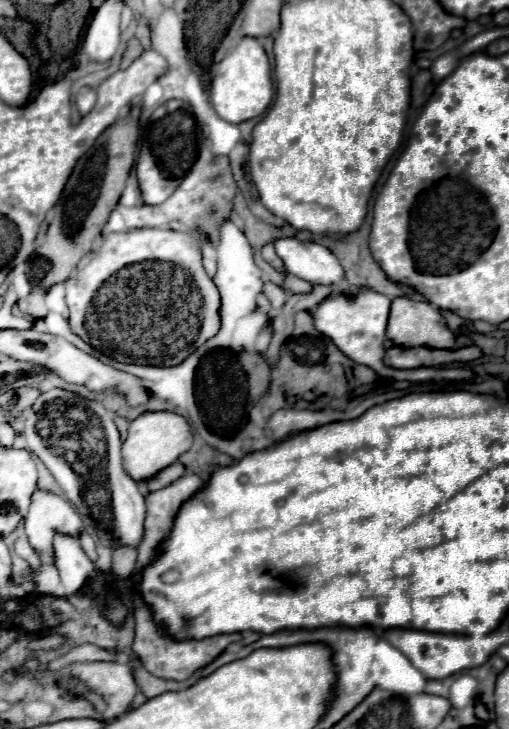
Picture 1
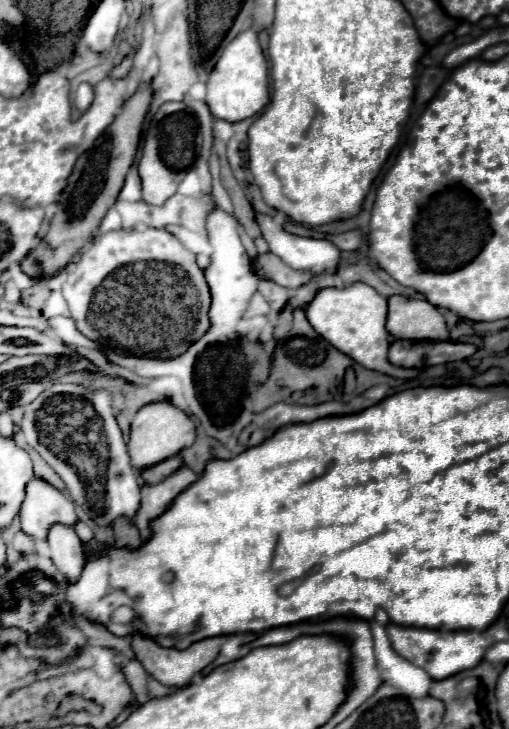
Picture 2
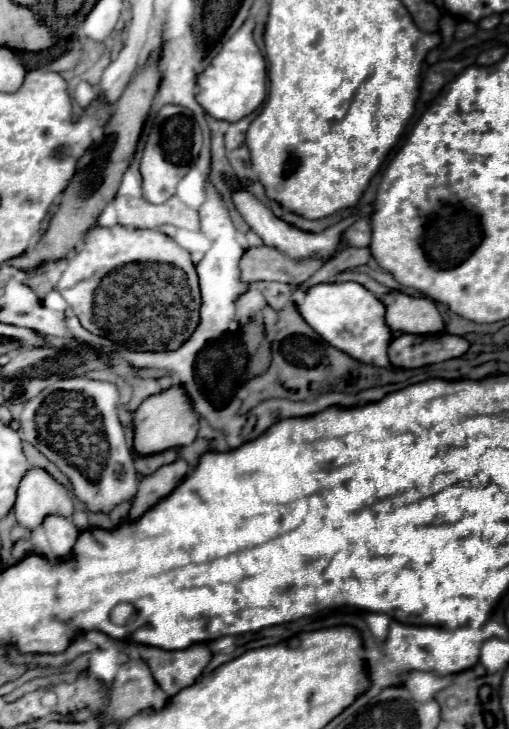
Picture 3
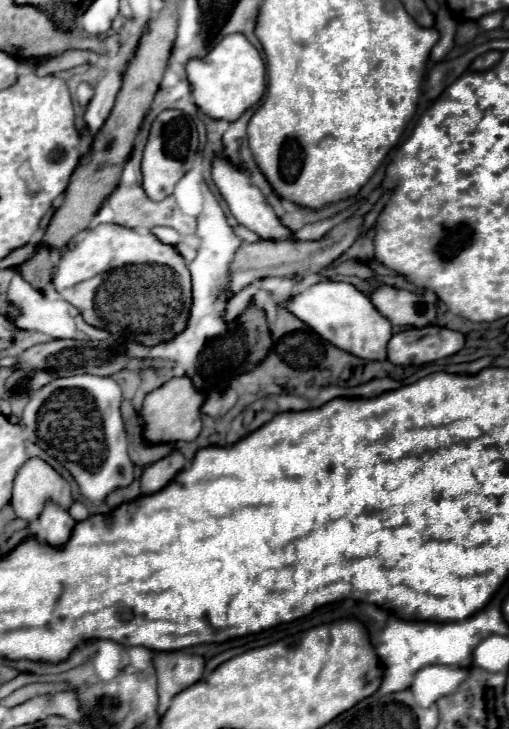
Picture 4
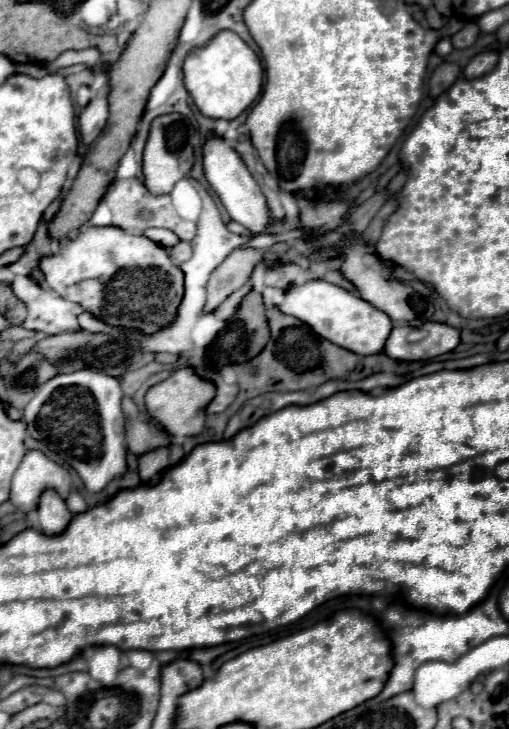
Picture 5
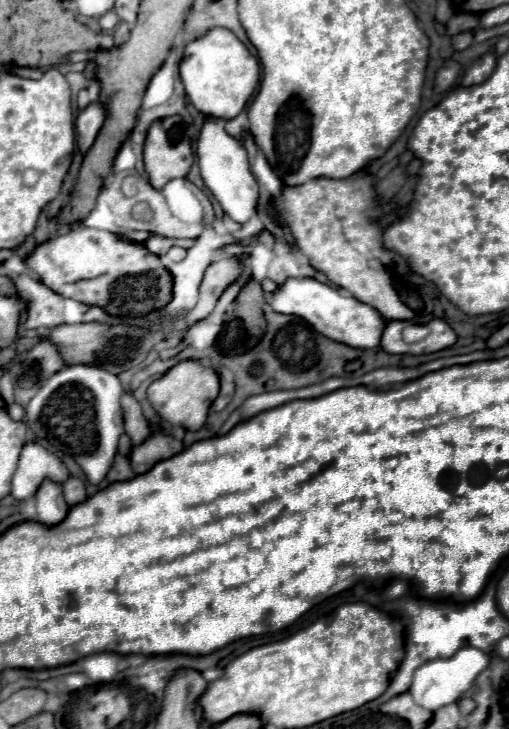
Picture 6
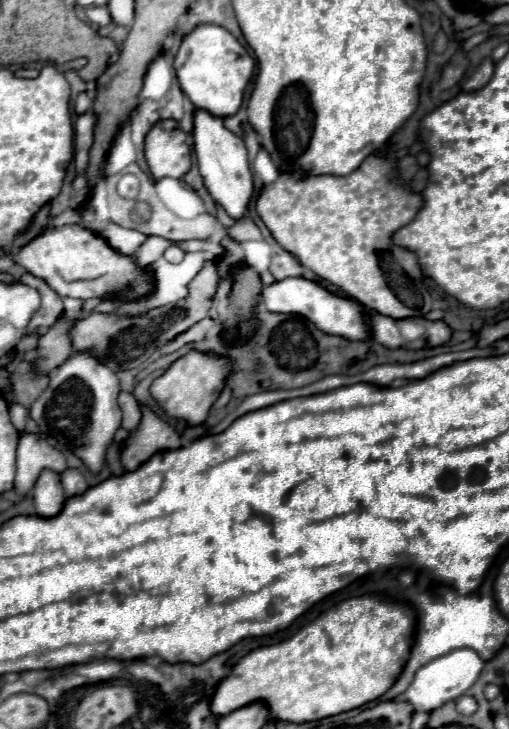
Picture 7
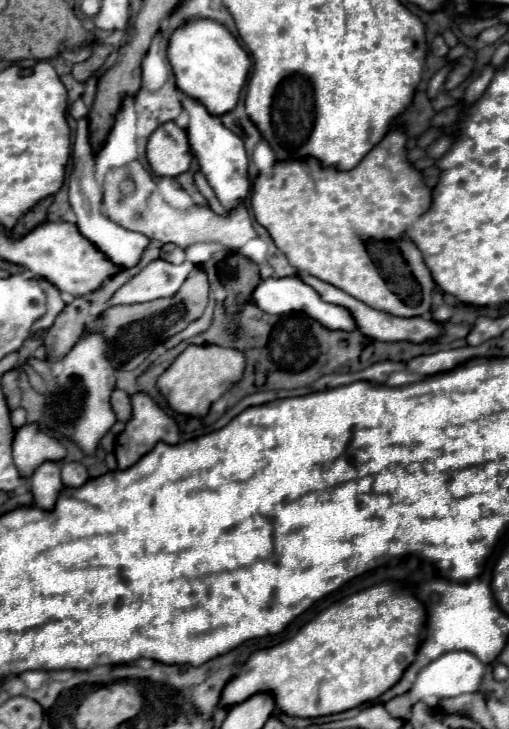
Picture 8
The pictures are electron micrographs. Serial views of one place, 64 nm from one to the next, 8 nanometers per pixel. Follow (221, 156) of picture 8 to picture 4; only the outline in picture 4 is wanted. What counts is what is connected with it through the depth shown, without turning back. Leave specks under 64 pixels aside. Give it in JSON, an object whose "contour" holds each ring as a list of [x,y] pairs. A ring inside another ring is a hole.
{"contour":[[[216,158],[214,160],[214,166],[212,166],[212,178],[214,178],[216,186],[220,188],[220,194],[228,202],[228,208],[230,208],[232,216],[242,226],[246,226],[248,230],[256,232],[262,240],[276,240],[276,242],[280,242],[280,240],[296,240],[294,238],[294,232],[290,228],[286,228],[286,226],[280,224],[278,216],[274,214],[272,206],[266,202],[266,198],[262,196],[262,192],[254,184],[250,184],[250,180],[246,178],[246,174],[240,172],[230,160]]]}

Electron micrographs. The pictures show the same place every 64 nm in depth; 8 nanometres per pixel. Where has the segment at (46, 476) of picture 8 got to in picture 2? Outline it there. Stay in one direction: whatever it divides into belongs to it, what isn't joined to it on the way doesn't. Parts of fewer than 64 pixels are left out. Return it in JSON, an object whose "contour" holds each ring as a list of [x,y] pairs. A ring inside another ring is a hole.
{"contour":[[[54,524],[48,534],[48,544],[52,550],[52,562],[56,564],[60,576],[68,584],[72,584],[72,580],[78,580],[84,564],[88,562],[88,556],[74,528]]]}

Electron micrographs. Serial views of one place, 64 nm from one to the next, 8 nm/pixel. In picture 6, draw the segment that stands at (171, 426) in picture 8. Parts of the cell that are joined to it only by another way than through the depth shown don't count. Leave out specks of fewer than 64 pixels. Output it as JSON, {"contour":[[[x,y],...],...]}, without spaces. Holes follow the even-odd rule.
{"contour":[[[154,428],[154,434],[140,446],[136,446],[132,450],[132,468],[136,474],[144,474],[148,472],[148,468],[152,468],[152,464],[158,464],[160,460],[168,460],[176,454],[180,454],[184,450],[182,442],[174,440],[172,436],[160,432]]]}

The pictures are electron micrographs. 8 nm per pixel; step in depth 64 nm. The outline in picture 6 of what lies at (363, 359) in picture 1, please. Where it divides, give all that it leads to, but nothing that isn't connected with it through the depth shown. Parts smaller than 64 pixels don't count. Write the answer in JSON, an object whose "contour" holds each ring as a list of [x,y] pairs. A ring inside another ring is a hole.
{"contour":[[[314,278],[286,280],[284,286],[280,286],[270,296],[270,306],[280,314],[300,316],[308,320],[308,324],[312,324],[316,332],[320,332],[322,336],[328,336],[330,340],[336,340],[336,342],[348,344],[350,348],[360,348],[360,350],[378,348],[380,336],[386,324],[386,318],[380,312],[376,312],[372,306],[356,300],[354,296],[344,296],[344,292],[340,292],[336,286],[322,284]]]}

